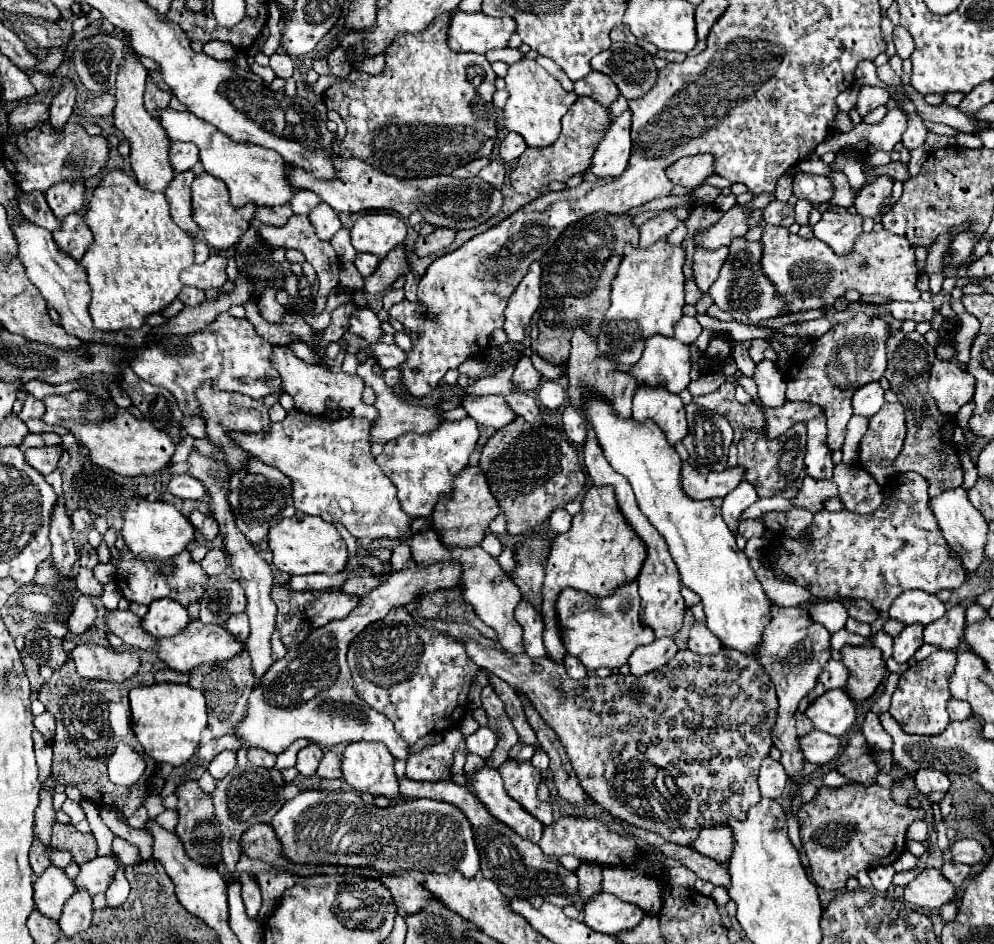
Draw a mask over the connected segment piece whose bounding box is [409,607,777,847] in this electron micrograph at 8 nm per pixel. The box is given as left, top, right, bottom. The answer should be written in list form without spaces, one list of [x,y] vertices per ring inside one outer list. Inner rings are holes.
[[[409,607],[409,613],[421,623],[421,625],[425,625],[427,629],[437,629],[437,631],[443,631],[443,633],[449,633],[449,635],[453,635],[453,637],[457,637],[457,639],[461,639],[463,643],[465,643],[465,647],[467,647],[467,653],[469,653],[469,657],[481,667],[481,669],[487,669],[487,671],[491,671],[493,675],[497,675],[499,679],[503,679],[503,681],[507,681],[513,689],[521,689],[527,697],[529,697],[529,701],[535,705],[535,709],[539,711],[539,715],[545,719],[545,723],[557,733],[557,737],[561,739],[561,743],[563,743],[563,747],[565,747],[565,751],[567,751],[567,755],[569,755],[569,759],[571,759],[571,765],[573,765],[573,769],[575,769],[575,773],[577,773],[577,777],[579,777],[579,783],[581,783],[581,787],[583,787],[583,791],[595,801],[595,803],[599,803],[607,813],[611,813],[613,817],[617,817],[617,819],[623,819],[623,821],[627,821],[627,823],[631,823],[631,825],[635,825],[635,827],[639,827],[639,829],[645,829],[645,831],[653,831],[653,833],[657,833],[657,835],[661,835],[665,841],[669,841],[669,843],[675,843],[675,845],[683,845],[683,847],[687,847],[687,845],[693,845],[693,839],[697,839],[697,835],[699,835],[699,831],[703,829],[703,827],[725,827],[727,825],[727,821],[729,821],[729,817],[737,817],[737,819],[745,819],[745,811],[749,811],[749,807],[753,807],[753,803],[759,803],[761,801],[761,795],[759,795],[759,785],[757,785],[757,771],[759,771],[759,767],[761,767],[761,759],[765,759],[767,755],[769,755],[769,749],[773,747],[773,741],[771,741],[771,729],[773,729],[773,723],[775,723],[775,719],[777,719],[777,697],[775,697],[775,687],[773,687],[773,681],[769,679],[769,673],[765,671],[765,667],[761,667],[761,663],[759,663],[759,659],[755,657],[755,655],[741,655],[739,651],[733,651],[733,649],[721,649],[717,655],[697,655],[697,653],[693,653],[693,651],[689,651],[689,649],[683,649],[683,651],[679,651],[665,667],[661,667],[661,669],[657,669],[657,671],[651,671],[651,673],[645,673],[645,675],[623,675],[623,673],[613,673],[613,675],[609,675],[609,677],[597,677],[597,675],[593,675],[593,677],[583,677],[581,681],[577,679],[571,679],[567,673],[565,673],[565,667],[561,665],[561,663],[553,663],[551,659],[547,659],[547,657],[541,657],[541,659],[529,659],[529,655],[509,655],[507,651],[503,651],[503,647],[501,647],[501,643],[497,643],[497,641],[493,641],[493,639],[487,639],[487,637],[483,637],[477,629],[473,629],[471,625],[467,625],[467,623],[443,623],[443,621],[427,621],[427,619],[421,619],[417,613],[415,613],[415,609],[413,607]],[[725,691],[737,691],[733,697],[731,697],[731,703],[729,703],[729,711],[723,715],[721,711],[717,711],[717,709],[721,709],[719,705],[721,705],[721,699],[723,699],[723,693]]]

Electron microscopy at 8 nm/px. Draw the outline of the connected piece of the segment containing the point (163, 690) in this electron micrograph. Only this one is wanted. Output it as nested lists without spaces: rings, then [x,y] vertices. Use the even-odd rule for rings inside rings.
[[[157,683],[151,687],[135,687],[129,691],[131,701],[131,723],[133,731],[137,735],[137,741],[143,745],[143,751],[153,757],[157,763],[169,763],[173,767],[185,765],[197,751],[201,733],[207,727],[207,707],[205,697],[201,691],[191,689],[187,685],[175,685],[175,683]]]

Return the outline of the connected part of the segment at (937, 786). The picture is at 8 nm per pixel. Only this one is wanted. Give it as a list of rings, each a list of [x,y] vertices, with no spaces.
[[[921,769],[915,773],[915,785],[917,789],[927,795],[927,793],[933,793],[933,791],[941,791],[941,793],[947,793],[949,789],[949,779],[945,773],[941,771],[935,771],[935,769]]]

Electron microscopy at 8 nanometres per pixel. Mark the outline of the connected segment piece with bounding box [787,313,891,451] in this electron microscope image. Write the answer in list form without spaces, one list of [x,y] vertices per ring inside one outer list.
[[[859,313],[855,319],[847,323],[835,325],[833,331],[825,333],[823,337],[809,341],[797,357],[793,355],[789,373],[787,373],[787,399],[789,401],[809,401],[823,407],[827,415],[827,445],[831,451],[843,449],[847,423],[853,415],[851,399],[853,393],[873,381],[881,379],[887,367],[885,355],[885,341],[889,339],[891,331],[887,323],[879,317],[867,317]]]

